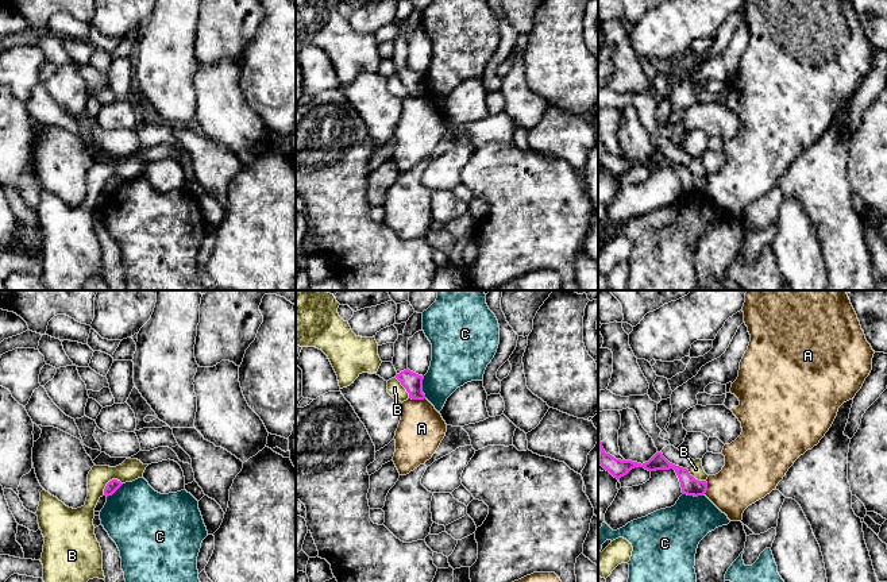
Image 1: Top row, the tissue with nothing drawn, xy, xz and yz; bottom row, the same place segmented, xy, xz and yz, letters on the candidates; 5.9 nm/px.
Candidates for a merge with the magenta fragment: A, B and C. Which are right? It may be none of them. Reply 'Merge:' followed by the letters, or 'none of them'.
Merge: none of them

